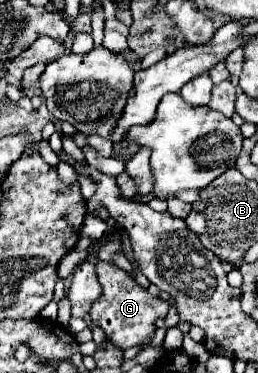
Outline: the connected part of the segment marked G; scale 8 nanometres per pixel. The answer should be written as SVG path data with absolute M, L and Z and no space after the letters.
M97 260L95 262L95 272L97 272L97 278L99 278L99 284L103 288L103 294L101 298L95 302L95 308L91 308L91 320L103 328L103 332L107 334L107 340L125 350L125 348L133 348L137 344L141 344L149 334L153 334L157 330L155 322L159 318L165 318L171 304L167 300L161 300L157 296L151 296L145 288L141 288L135 278L113 266L113 264L107 264L103 260Z

